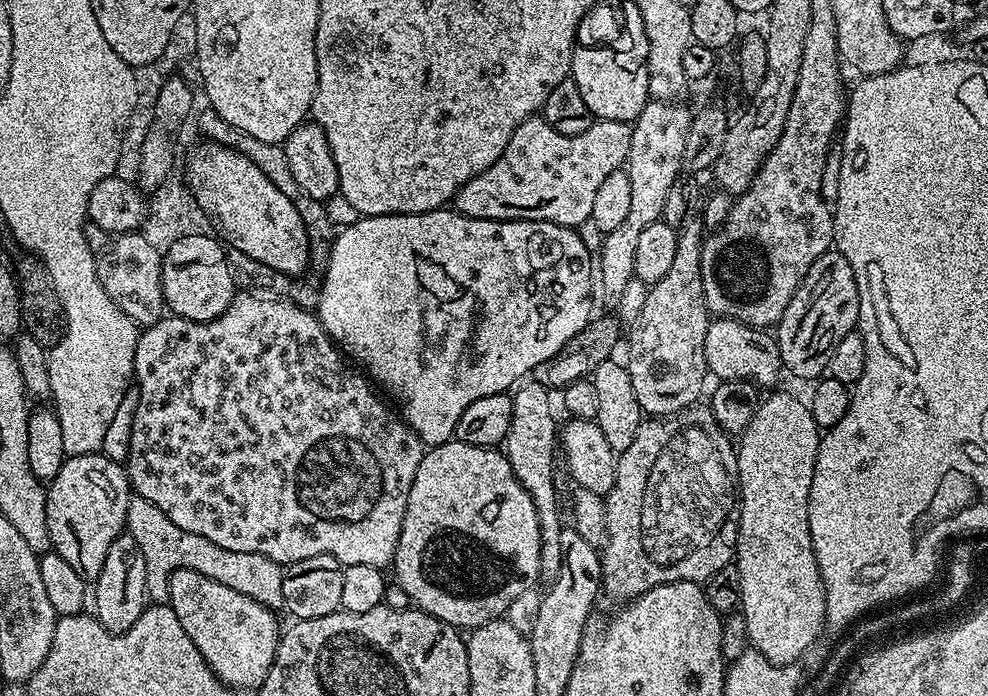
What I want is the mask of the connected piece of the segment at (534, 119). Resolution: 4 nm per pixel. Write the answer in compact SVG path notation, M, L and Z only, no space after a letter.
M537 114L530 116L516 127L514 134L510 138L510 142L506 146L506 150L498 158L498 162L494 162L494 166L490 166L482 174L470 178L470 182L466 182L457 190L454 197L455 211L459 212L461 216L469 216L475 220L548 220L551 224L561 224L563 228L577 229L582 222L586 222L587 219L592 218L594 197L597 196L602 182L606 182L606 178L610 178L610 174L621 171L627 165L628 155L630 154L631 133L631 123L623 120L596 120L590 126L590 130L586 130L586 134L567 136L566 134L558 134L558 130L554 130L554 126L550 126L544 121L543 115Z

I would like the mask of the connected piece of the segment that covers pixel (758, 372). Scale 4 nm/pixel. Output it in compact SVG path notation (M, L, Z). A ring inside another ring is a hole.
M716 318L706 330L706 366L717 381L750 380L757 386L772 384L782 376L780 351L771 331L751 328L737 320Z

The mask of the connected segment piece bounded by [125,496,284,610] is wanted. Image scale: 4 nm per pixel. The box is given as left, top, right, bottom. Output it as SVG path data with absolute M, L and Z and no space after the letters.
M131 497L128 501L127 535L134 538L146 561L146 584L152 604L169 605L169 578L178 568L191 568L208 578L229 586L232 590L253 597L255 601L273 610L284 605L282 598L283 567L265 555L248 554L246 551L226 550L217 546L205 535L190 534L187 528L177 526L166 514L148 499Z

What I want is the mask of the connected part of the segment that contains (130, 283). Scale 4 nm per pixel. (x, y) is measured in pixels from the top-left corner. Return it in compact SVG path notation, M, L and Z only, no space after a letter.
M139 231L117 235L109 243L108 249L99 253L96 269L102 290L106 290L113 302L137 325L157 324L165 315L161 259L161 249L150 246Z

